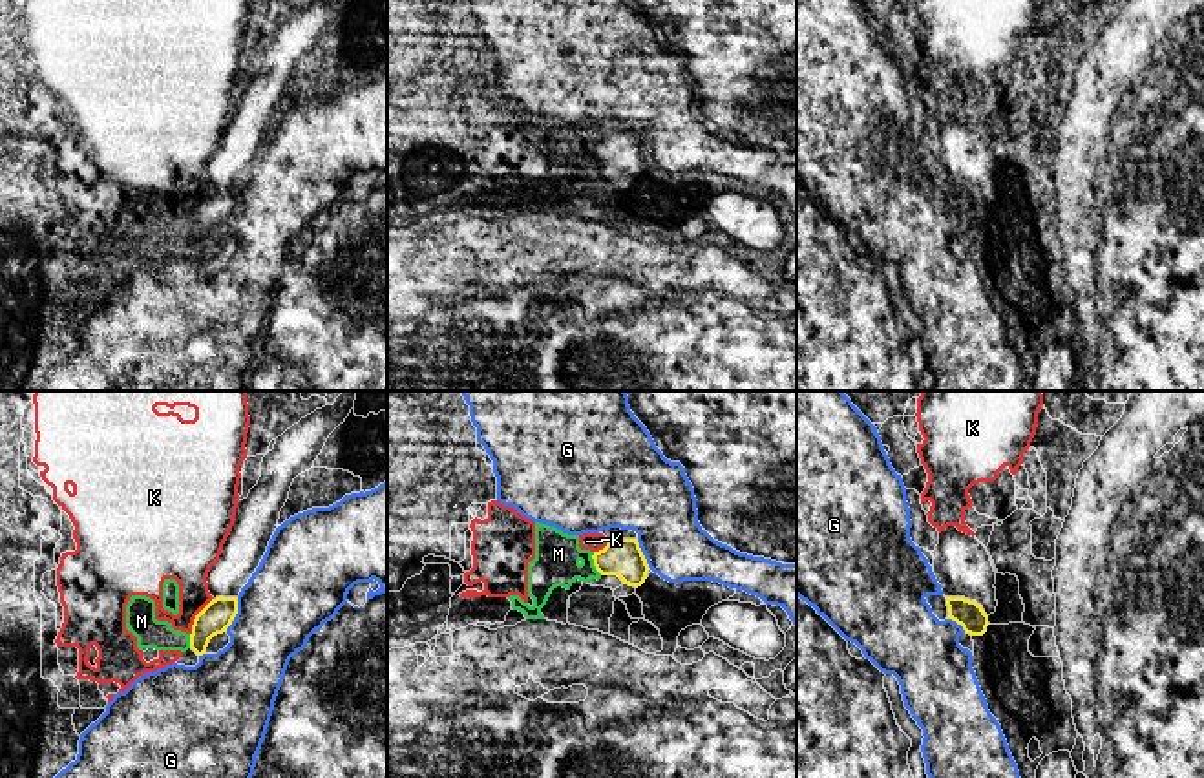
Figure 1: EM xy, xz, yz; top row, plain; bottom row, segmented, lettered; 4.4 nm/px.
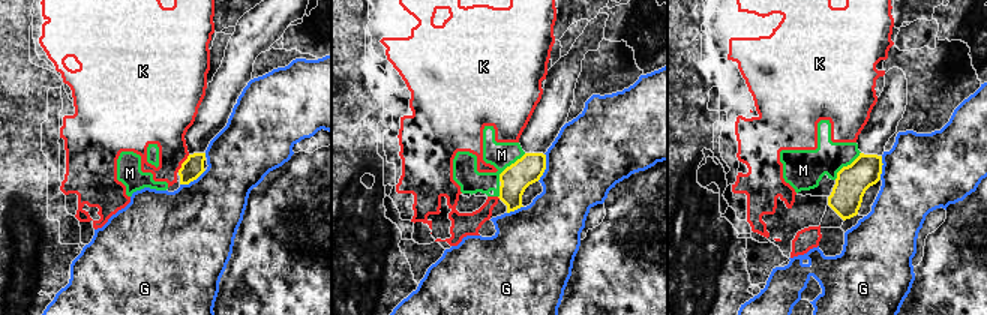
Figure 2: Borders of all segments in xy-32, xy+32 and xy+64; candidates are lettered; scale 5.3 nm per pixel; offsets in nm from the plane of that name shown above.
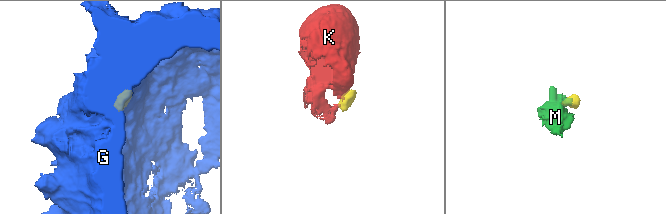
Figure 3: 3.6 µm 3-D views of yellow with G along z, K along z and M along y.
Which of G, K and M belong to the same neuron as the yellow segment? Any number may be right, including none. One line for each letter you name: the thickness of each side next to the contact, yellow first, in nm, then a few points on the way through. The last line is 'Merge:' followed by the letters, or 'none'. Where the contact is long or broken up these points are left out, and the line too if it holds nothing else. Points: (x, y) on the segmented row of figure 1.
Merge: none

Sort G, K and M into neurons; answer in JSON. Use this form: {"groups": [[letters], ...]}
{"groups": [["G", "K", "M"]]}

